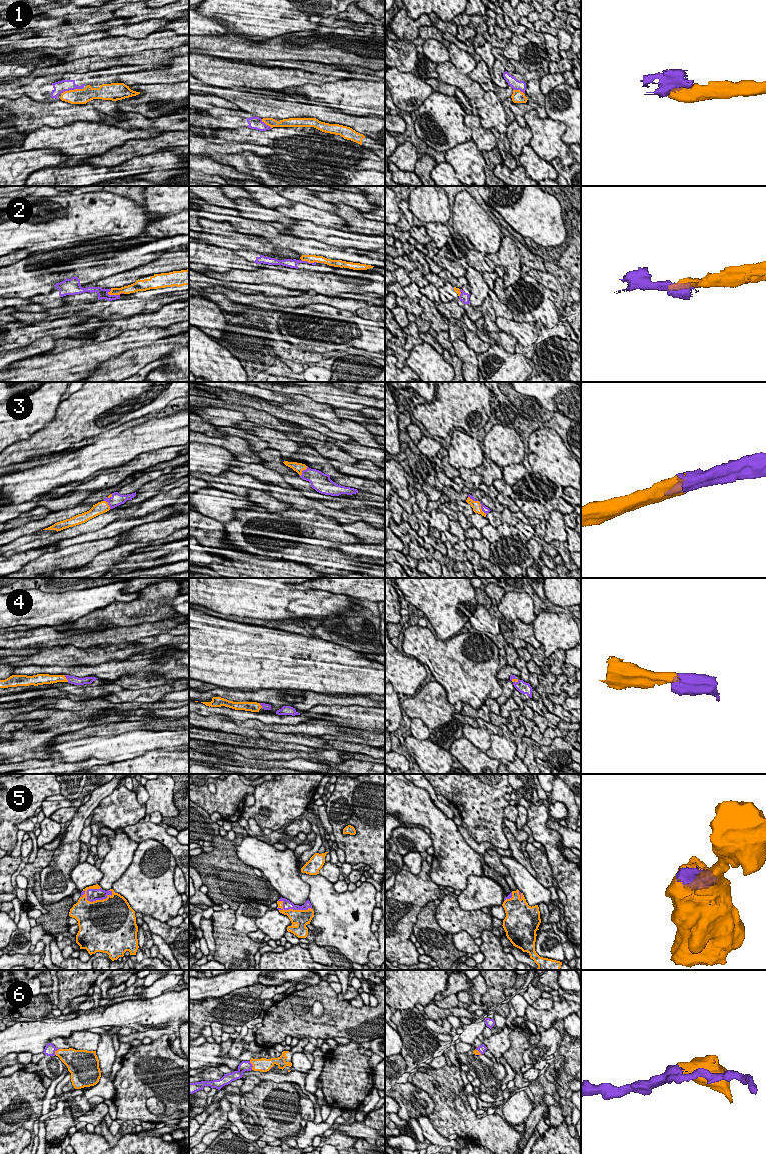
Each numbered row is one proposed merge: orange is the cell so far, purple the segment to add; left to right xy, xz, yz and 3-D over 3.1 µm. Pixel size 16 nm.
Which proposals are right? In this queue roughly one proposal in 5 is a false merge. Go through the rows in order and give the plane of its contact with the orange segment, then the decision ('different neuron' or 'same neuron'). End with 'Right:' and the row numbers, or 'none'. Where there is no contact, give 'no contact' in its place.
1: contact in xy; same neuron
2: contact in xy; different neuron
3: contact in yz; same neuron
4: contact in xy; same neuron
5: contact in xy; same neuron
6: contact in xz; same neuron
Right: 1, 3, 4, 5, 6

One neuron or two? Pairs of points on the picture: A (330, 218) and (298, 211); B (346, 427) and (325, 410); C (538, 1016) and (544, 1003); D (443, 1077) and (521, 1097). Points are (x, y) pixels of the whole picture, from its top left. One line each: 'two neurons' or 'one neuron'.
A: one neuron
B: two neurons
C: two neurons
D: two neurons

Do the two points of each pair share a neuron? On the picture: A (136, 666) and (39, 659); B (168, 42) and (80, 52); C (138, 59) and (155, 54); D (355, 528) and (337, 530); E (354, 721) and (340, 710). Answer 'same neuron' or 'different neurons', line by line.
A: different neurons
B: same neuron
C: same neuron
D: different neurons
E: same neuron

